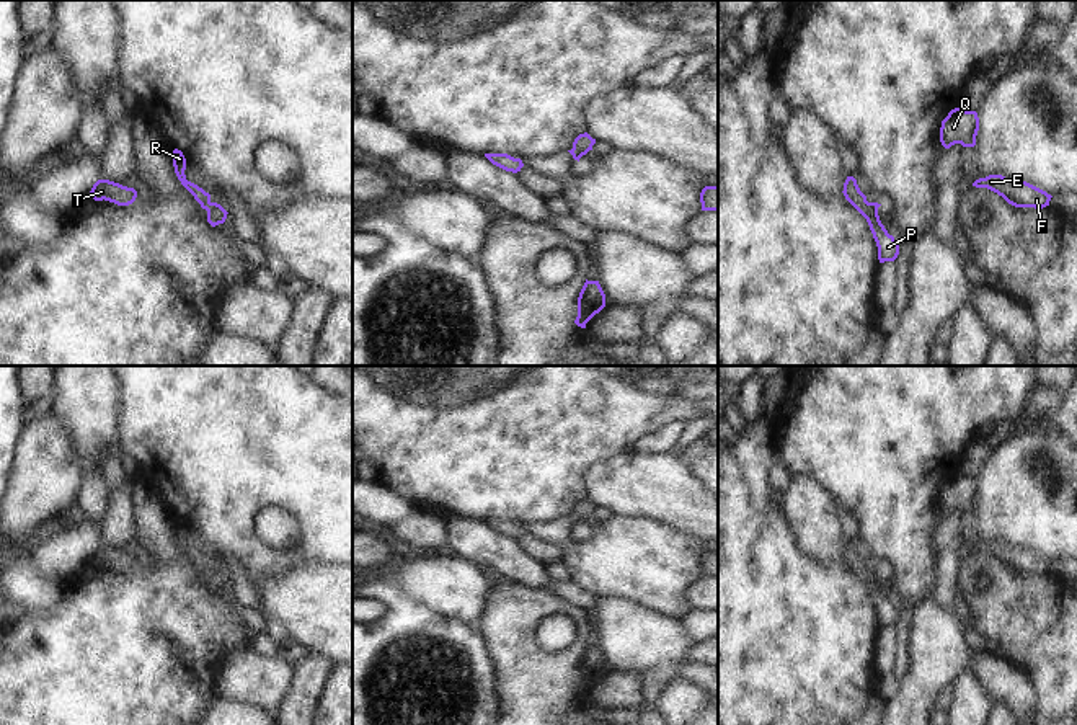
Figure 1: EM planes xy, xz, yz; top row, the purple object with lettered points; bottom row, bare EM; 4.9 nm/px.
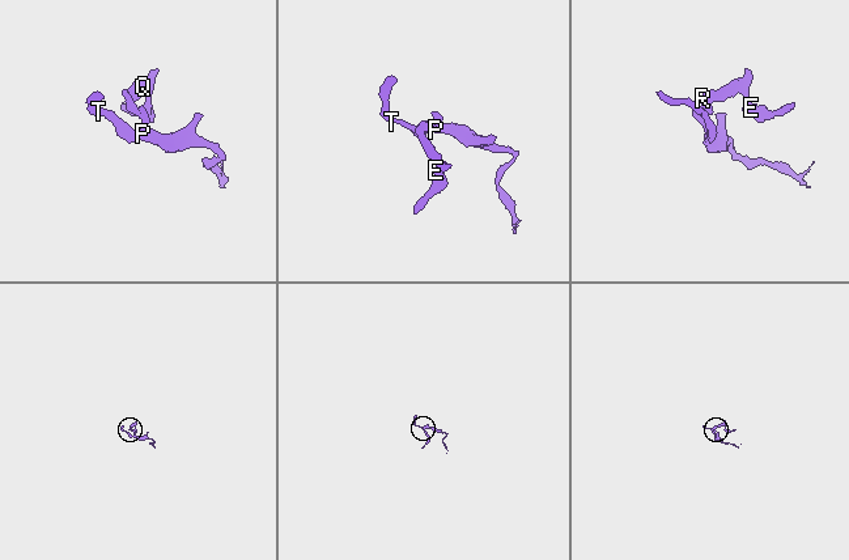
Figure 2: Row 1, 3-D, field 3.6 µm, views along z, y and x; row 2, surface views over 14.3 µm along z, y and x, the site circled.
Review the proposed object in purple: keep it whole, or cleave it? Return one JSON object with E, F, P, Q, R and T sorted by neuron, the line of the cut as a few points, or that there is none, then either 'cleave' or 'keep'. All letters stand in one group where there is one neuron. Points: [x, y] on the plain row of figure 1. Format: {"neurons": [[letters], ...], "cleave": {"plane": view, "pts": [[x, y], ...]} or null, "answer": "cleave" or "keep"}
{"neurons": [["E", "F", "Q", "R"], ["P", "T"]], "cleave": {"plane": "xy", "pts": [[212, 569], [206, 575]]}, "answer": "cleave"}

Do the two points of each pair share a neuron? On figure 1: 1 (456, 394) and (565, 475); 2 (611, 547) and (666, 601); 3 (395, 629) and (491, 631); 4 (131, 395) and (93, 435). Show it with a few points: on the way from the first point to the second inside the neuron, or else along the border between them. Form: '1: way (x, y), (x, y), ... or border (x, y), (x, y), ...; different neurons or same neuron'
1: way (483, 404), (537, 458); same neuron
2: way (624, 559), (653, 588); same neuron
3: border (477, 631), (491, 667); different neurons
4: border (118, 382), (116, 444); different neurons

